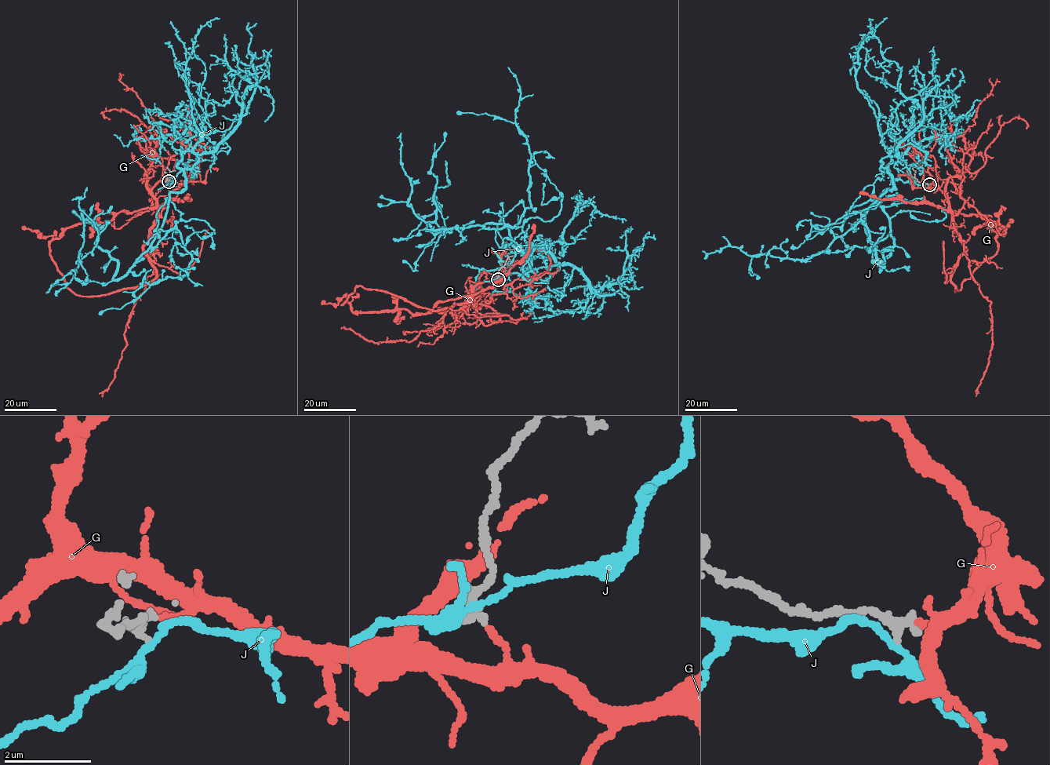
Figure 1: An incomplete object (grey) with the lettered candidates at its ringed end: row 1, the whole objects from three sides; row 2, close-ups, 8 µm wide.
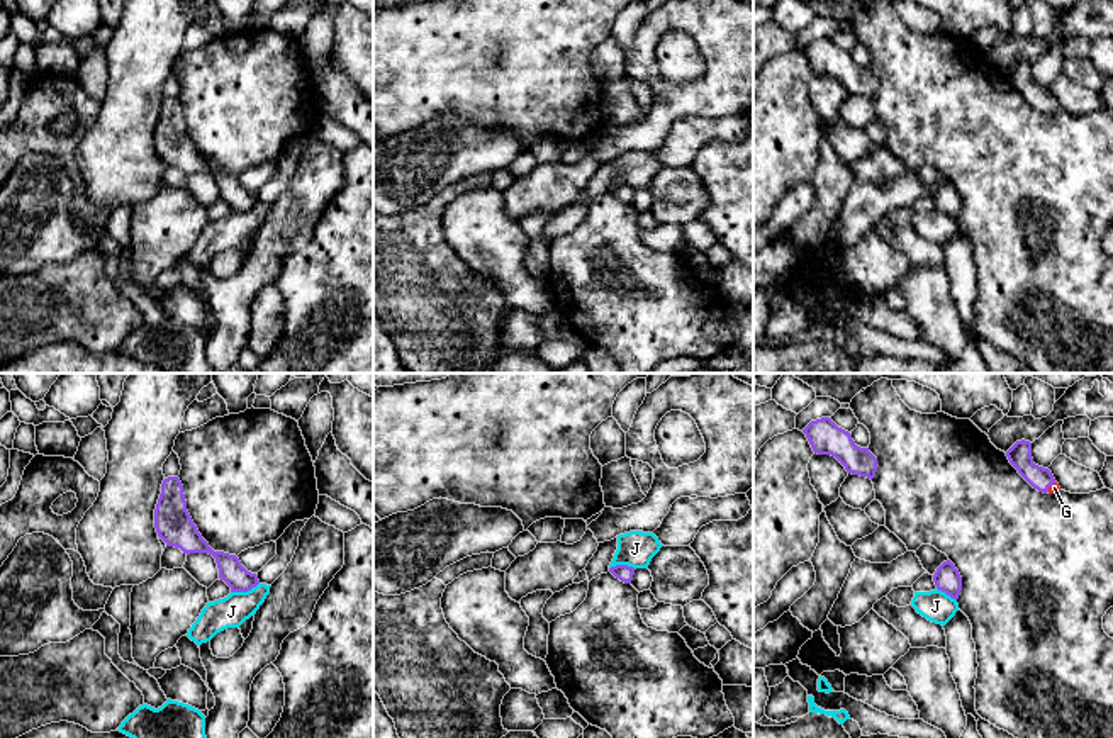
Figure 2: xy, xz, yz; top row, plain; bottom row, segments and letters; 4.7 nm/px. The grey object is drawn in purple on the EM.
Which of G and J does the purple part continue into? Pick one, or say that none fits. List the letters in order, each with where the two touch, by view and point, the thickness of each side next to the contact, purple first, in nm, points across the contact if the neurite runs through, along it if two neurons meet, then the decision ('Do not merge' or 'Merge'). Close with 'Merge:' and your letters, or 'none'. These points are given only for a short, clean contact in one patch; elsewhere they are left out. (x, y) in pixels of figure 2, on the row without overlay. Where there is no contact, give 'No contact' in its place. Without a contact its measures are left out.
G: Touches purple at yz (1051, 104). Thickness 110 nm (purple) against 40 nm. Path across: yz (1020, 73), (1020, 78), (1051, 104), (1054, 107). Merge
J: Touches purple at xy (245, 211). Thickness 120 nm (purple) against 150 nm. Boundary: xy (258, 202), (246, 211), (231, 212). Do not merge
Merge: G

